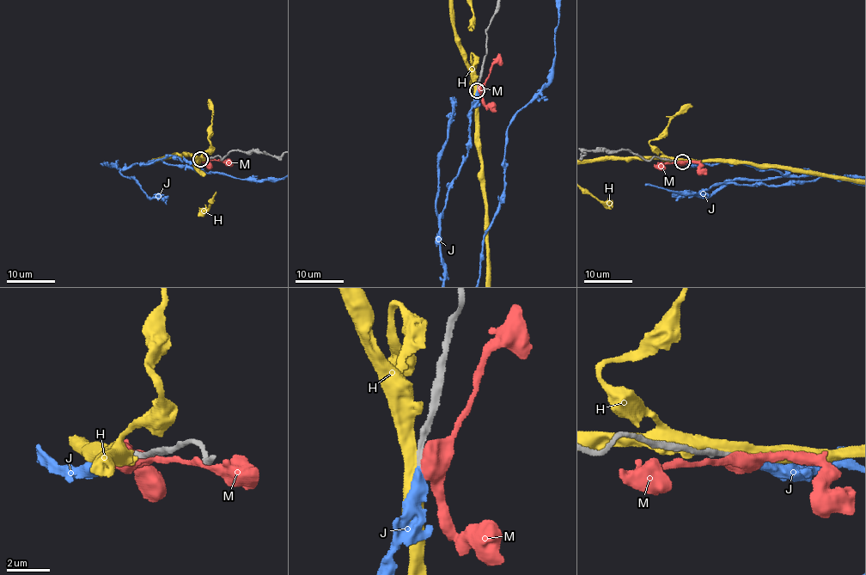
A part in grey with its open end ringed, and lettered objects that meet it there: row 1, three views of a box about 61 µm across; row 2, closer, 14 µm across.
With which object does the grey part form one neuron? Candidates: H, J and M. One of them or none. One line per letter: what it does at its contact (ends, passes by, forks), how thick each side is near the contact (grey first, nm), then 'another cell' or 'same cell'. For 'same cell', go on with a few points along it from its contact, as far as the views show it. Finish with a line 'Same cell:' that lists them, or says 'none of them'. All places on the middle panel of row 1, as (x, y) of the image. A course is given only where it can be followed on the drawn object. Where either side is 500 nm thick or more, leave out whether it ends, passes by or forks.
H: 280 nm thick on the grey side, 500 nm on the other; another cell
J: it ends there; 240 nm thick on the grey side, 460 nm on the other; same cell
M: 280 nm thick on the grey side, 750 nm on the other; another cell
Same cell: J

